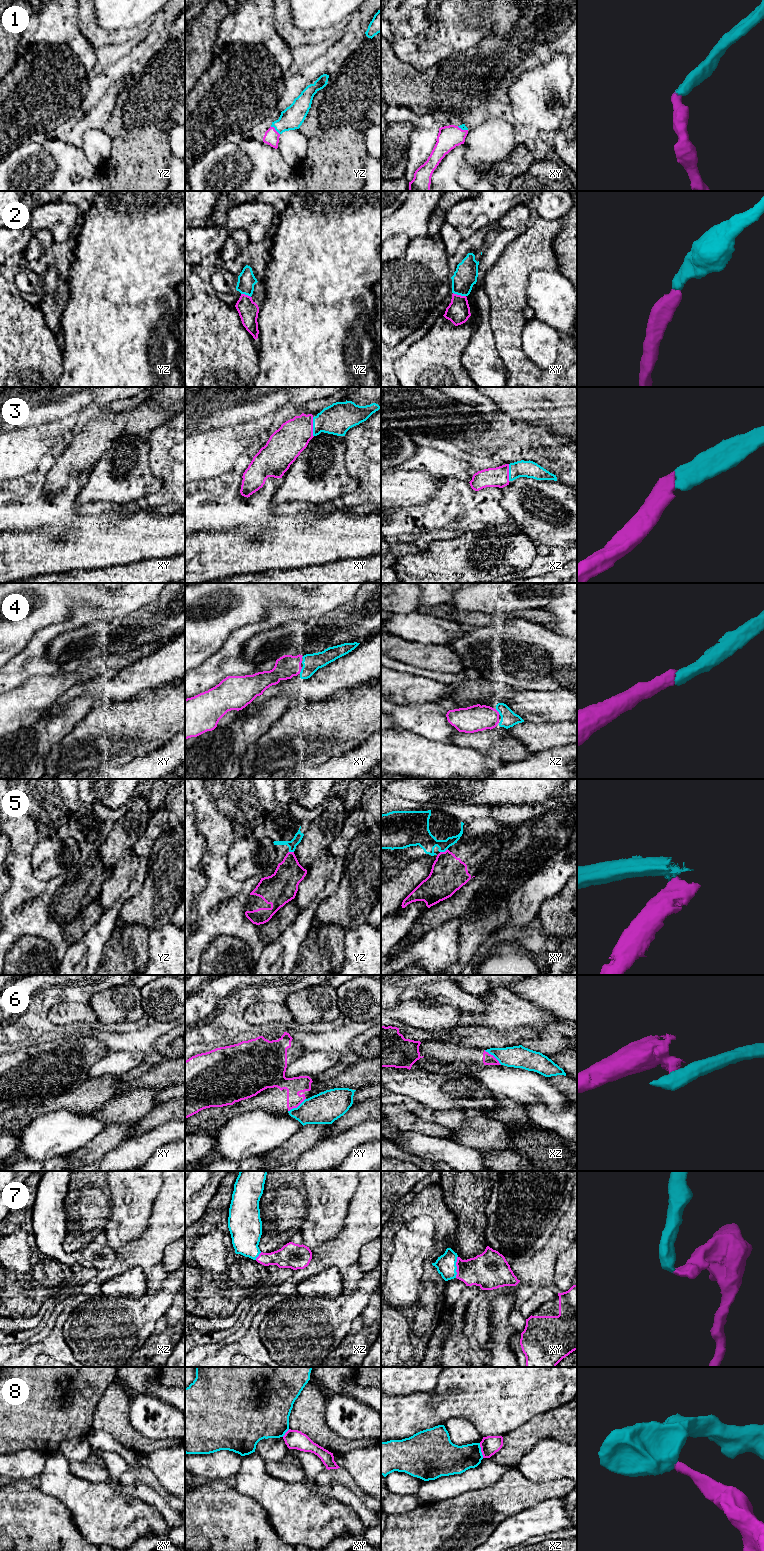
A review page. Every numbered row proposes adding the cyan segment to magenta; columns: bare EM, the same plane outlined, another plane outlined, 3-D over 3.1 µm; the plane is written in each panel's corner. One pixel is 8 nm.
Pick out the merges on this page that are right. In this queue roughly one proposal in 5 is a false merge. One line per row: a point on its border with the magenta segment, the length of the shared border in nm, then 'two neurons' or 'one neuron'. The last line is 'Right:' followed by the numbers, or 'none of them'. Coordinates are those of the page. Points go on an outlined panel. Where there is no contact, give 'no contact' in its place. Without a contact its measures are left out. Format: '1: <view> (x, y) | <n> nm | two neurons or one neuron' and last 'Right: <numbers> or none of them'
1: yz (274, 129) | 100 nm | one neuron
2: xy (459, 295) | 110 nm | one neuron
3: xy (312, 427) | 160 nm | one neuron
4: xy (300, 670) | 60 nm | one neuron
5: xy (443, 852) | 70 nm | two neurons
6: xy (296, 1107) | 180 nm | two neurons
7: xy (457, 1267) | 180 nm | one neuron
8: xz (481, 1450) | 120 nm | two neurons
Right: 1, 2, 3, 4, 7

